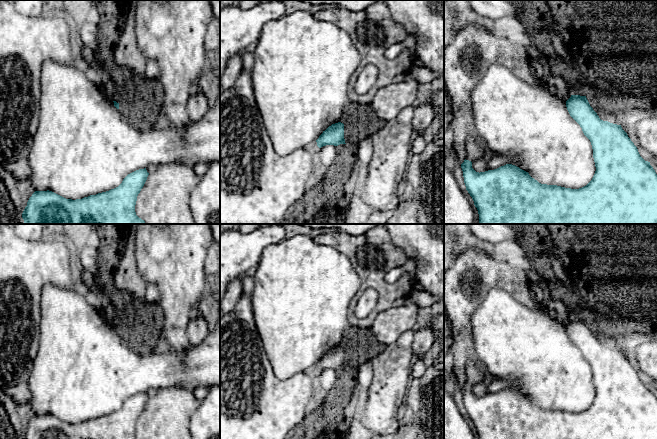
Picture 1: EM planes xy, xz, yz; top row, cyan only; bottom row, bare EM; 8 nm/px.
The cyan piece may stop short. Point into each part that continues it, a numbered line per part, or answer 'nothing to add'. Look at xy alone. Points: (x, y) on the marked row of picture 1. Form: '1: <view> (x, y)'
nothing to add

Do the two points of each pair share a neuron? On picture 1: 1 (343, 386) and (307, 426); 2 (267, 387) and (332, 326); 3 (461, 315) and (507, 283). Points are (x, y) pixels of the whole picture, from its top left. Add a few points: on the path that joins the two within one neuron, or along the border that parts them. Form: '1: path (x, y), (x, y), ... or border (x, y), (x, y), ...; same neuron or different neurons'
1: path (340, 397), (318, 419); same neuron
2: border (267, 357), (280, 379), (300, 372); different neurons
3: path (467, 302), (487, 282), (494, 282); same neuron

